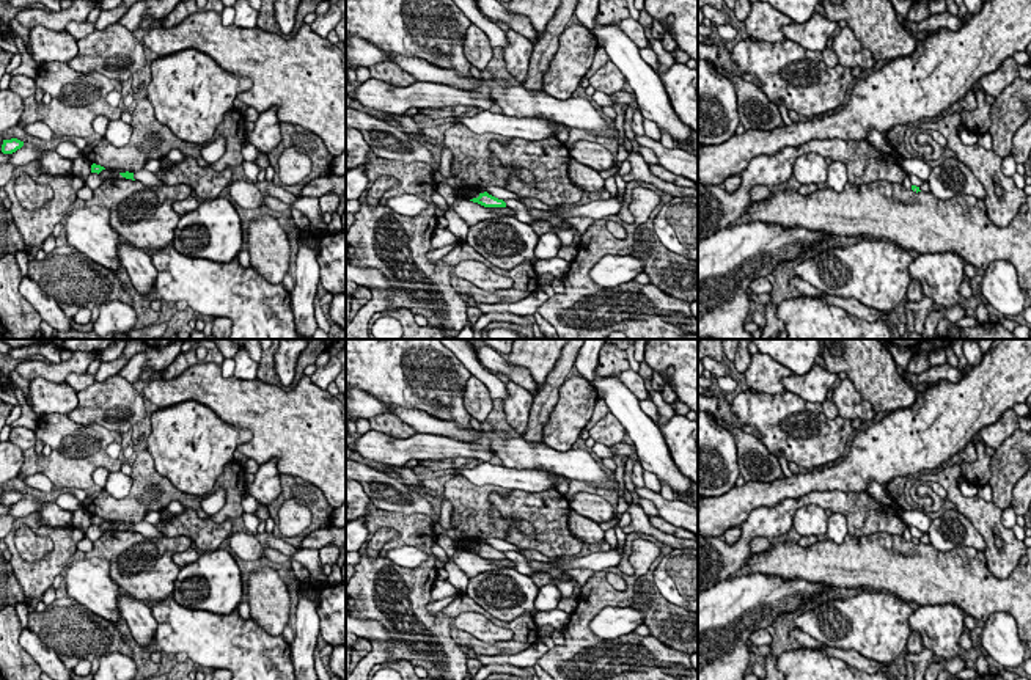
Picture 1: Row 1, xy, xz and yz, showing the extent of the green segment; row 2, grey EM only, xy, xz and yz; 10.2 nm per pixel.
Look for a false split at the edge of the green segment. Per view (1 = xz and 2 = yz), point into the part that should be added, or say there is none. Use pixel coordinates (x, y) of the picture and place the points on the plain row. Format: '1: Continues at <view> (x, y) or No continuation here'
1: No continuation here
2: No continuation here

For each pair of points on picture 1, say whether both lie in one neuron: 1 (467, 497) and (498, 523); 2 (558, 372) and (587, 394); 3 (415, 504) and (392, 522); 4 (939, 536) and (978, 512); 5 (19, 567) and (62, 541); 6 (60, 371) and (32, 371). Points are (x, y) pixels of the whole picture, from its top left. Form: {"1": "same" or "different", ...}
{"1": "same", "2": "different", "3": "different", "4": "different", "5": "same", "6": "same"}

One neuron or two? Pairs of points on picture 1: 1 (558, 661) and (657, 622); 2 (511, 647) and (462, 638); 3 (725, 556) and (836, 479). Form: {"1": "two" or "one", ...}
{"1": "two", "2": "one", "3": "two"}

